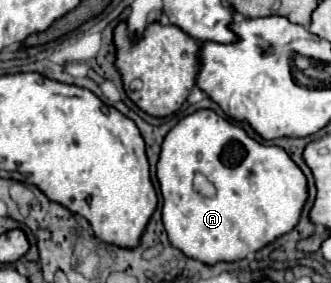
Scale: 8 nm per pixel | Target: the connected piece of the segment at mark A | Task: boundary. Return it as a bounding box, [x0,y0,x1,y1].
[156,110,308,264]

